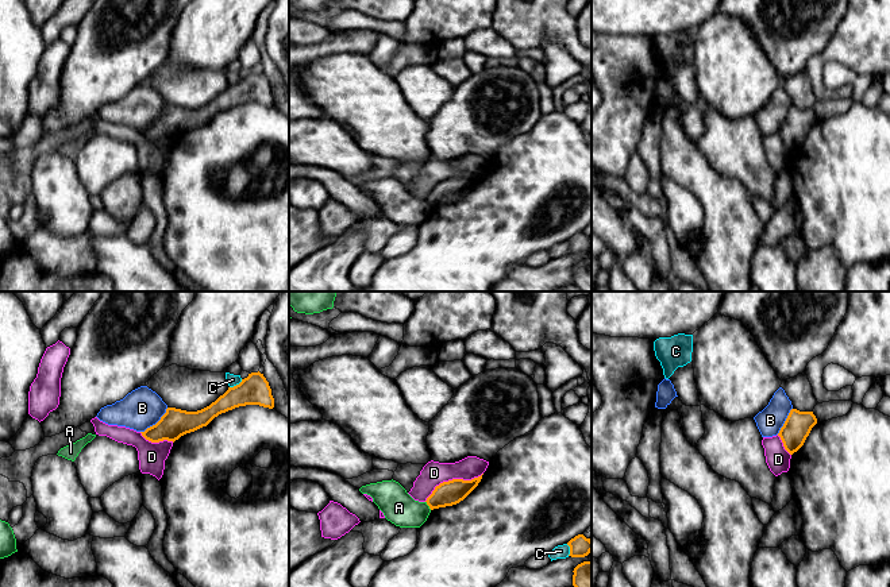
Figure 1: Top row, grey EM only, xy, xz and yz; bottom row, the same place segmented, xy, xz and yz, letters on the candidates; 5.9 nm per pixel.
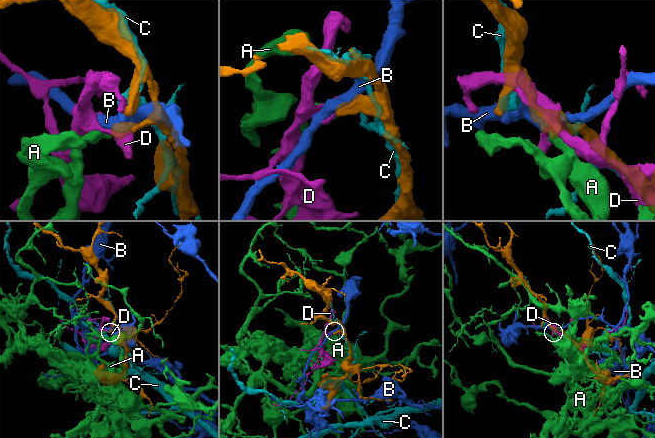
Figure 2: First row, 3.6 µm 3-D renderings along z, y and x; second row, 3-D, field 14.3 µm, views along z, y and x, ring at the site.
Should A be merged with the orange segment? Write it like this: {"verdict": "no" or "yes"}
{"verdict": "no"}

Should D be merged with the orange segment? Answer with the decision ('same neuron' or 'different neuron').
different neuron

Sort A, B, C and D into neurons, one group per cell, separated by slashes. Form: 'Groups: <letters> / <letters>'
Groups: A / B / C / D

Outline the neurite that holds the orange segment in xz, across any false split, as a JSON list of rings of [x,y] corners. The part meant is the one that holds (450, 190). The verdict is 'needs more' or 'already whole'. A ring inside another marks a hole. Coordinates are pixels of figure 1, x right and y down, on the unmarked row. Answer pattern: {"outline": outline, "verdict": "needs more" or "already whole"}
{"outline": [[[482,173],[471,178],[452,177],[443,179],[435,185],[425,200],[431,208],[456,202],[478,184],[481,177]]], "verdict": "already whole"}

